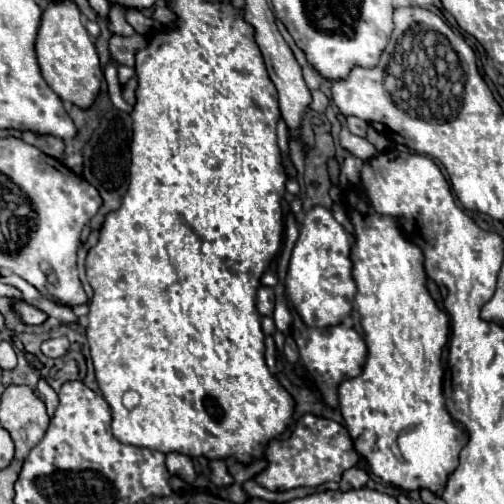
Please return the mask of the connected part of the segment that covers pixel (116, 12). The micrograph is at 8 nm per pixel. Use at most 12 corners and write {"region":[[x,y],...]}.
{"region":[[113,4],[107,26],[113,34],[131,36],[135,30],[125,22],[125,8]]}

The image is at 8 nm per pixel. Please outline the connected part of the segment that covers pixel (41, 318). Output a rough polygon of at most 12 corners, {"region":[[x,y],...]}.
{"region":[[15,300],[11,308],[23,324],[39,326],[47,314],[25,300]]}

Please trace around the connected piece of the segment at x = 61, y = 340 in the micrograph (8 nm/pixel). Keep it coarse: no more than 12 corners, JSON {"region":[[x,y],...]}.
{"region":[[65,336],[49,338],[41,344],[41,352],[59,358],[67,352]]}

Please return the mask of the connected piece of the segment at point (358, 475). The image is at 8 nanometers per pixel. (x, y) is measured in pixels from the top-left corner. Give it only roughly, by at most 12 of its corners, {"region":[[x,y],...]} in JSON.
{"region":[[353,466],[339,482],[339,490],[347,492],[363,488],[369,476],[363,468]]}

